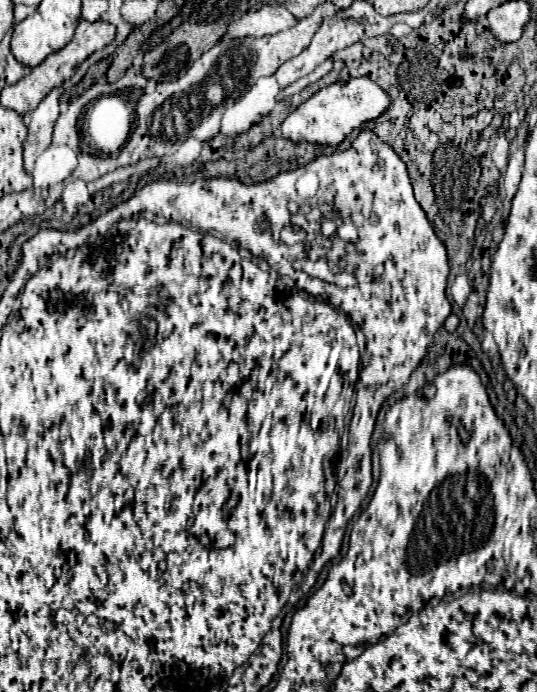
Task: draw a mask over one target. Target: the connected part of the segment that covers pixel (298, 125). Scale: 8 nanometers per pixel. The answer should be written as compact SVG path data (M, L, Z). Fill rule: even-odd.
M356 77L348 81L336 81L328 87L322 87L312 97L308 97L302 105L298 105L282 123L282 137L300 143L320 143L320 145L340 145L346 135L354 129L362 127L366 121L376 119L390 103L390 97L384 89L380 89L368 77Z

